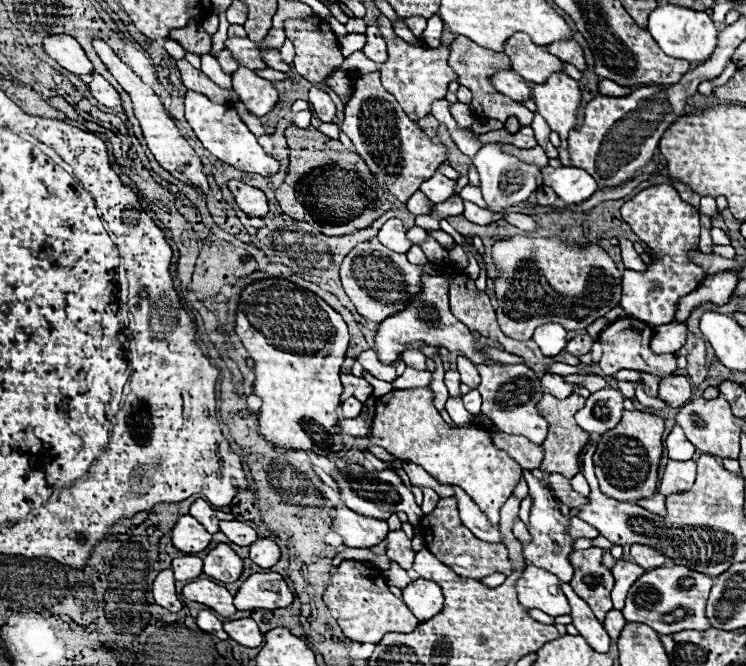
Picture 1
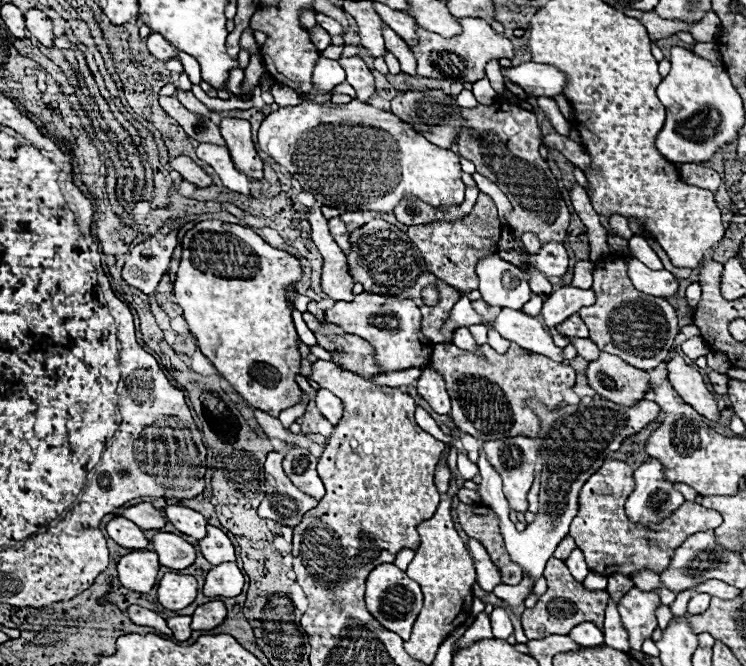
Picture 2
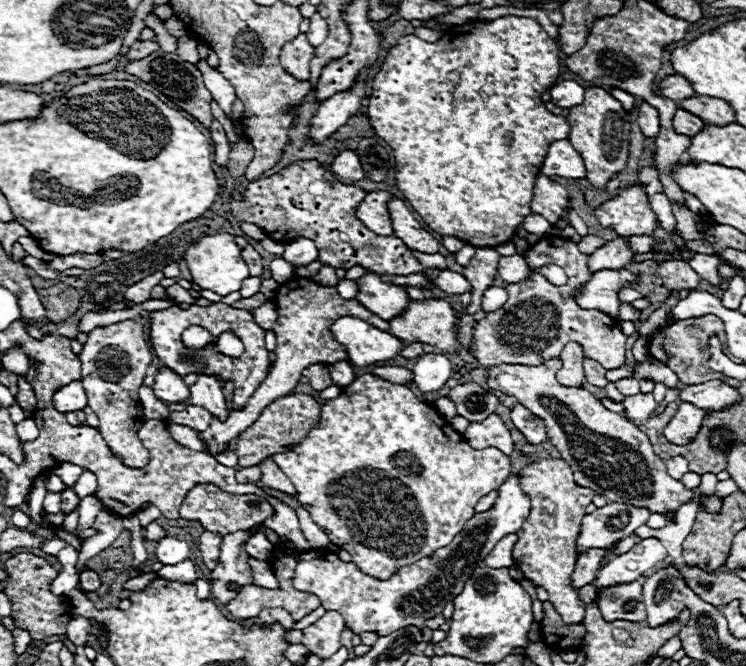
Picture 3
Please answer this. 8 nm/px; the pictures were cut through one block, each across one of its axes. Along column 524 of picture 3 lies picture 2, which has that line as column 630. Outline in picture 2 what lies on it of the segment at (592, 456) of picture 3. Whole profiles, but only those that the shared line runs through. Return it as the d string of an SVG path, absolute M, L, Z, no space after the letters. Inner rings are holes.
M600 352L596 362L586 370L588 384L606 400L620 406L634 406L650 392L650 376L614 354Z

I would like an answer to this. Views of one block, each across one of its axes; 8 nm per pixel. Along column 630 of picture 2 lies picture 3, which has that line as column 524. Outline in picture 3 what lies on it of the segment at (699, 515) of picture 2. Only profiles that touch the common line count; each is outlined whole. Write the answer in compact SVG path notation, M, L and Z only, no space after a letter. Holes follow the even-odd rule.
M540 460L520 470L520 486L532 500L530 516L516 532L518 544L514 546L514 564L536 586L542 586L554 610L566 620L566 624L578 624L584 620L586 604L578 600L578 590L570 586L570 576L576 564L576 536L580 532L580 520L586 514L586 506L592 502L594 492L574 482L572 470L564 460Z

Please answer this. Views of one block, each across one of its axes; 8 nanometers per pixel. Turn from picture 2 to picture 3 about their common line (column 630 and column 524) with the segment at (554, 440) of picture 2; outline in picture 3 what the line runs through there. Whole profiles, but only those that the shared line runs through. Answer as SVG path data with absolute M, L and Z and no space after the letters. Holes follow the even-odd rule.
M516 404L512 408L512 422L514 426L526 436L526 440L530 444L540 444L544 440L548 440L546 436L546 428L544 428L544 422L540 418L536 418L528 408L524 408L522 404Z

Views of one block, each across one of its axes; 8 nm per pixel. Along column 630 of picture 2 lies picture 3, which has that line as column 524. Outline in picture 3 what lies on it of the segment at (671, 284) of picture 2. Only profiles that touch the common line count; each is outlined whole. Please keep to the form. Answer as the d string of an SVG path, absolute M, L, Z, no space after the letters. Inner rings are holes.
M518 254L500 258L500 262L498 262L498 274L506 284L518 284L522 280L528 280L530 272L532 270L526 264L524 256L518 256Z

